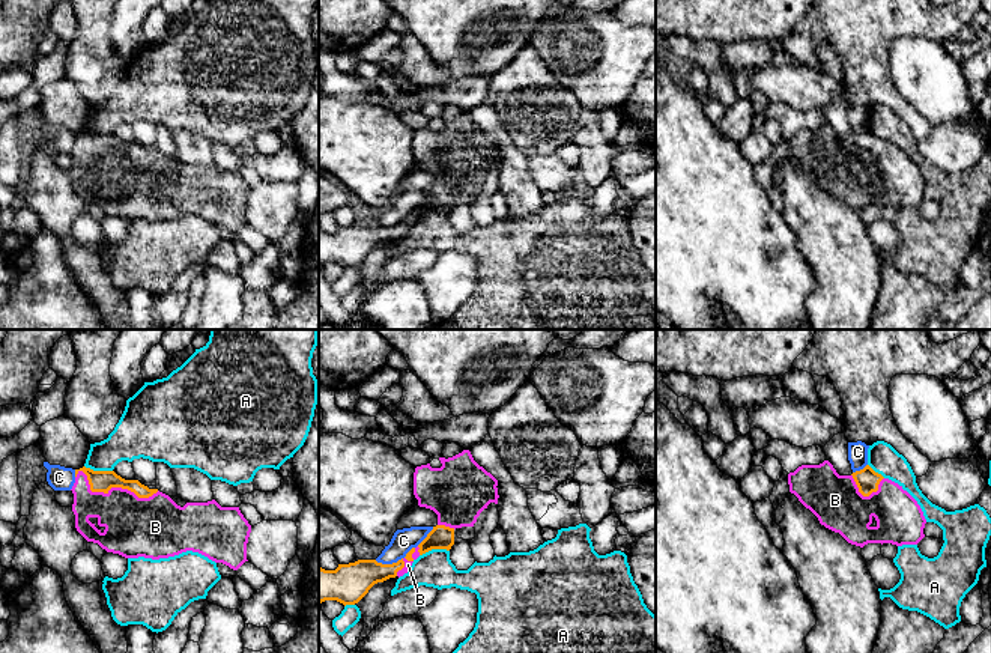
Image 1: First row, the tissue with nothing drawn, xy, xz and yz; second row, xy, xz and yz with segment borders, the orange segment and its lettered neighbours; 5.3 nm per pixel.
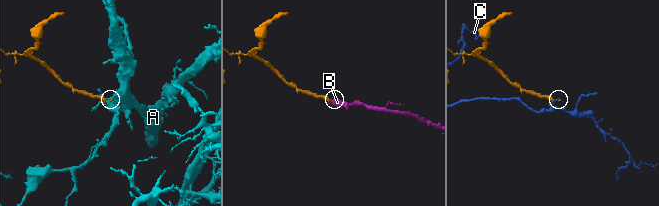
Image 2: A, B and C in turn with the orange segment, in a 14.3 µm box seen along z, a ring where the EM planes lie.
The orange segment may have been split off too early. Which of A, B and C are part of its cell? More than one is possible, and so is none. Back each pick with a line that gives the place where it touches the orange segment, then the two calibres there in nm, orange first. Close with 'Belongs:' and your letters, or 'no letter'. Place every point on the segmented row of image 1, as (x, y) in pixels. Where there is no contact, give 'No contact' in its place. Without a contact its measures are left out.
B: Touches orange at xy (113, 486). Thickness 110 nm (orange) against 320 nm
Belongs: B

